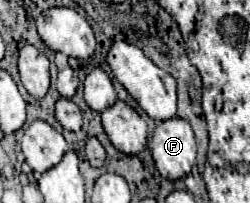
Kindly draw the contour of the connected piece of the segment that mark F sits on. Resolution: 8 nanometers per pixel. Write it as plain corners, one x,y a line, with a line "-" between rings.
181,118
159,122
149,140
149,152
163,178
179,180
187,176
195,164
197,154
191,124

